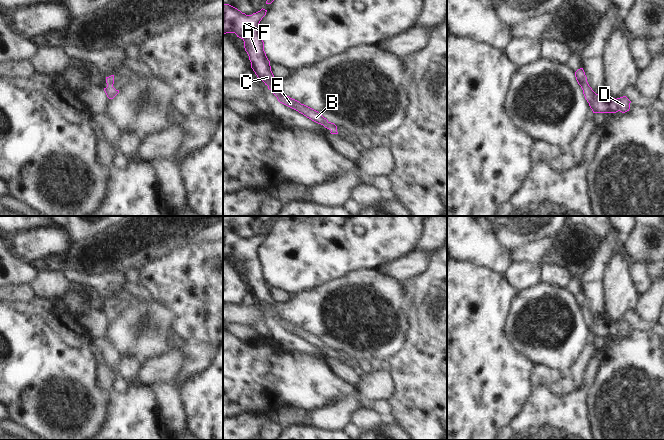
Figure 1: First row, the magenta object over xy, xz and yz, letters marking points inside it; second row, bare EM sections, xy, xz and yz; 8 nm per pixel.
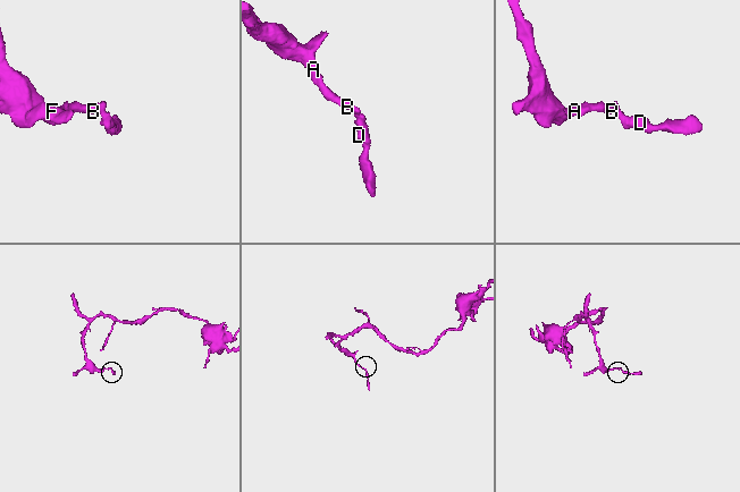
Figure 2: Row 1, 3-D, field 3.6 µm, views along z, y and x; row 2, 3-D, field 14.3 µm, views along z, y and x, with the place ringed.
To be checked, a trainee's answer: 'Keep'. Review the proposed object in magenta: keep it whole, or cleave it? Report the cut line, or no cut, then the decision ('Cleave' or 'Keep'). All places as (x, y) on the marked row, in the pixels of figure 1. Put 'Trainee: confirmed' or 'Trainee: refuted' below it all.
No split. Keep.
Trainee: confirmed

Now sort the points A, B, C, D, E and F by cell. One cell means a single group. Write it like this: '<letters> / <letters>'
A B C D E F

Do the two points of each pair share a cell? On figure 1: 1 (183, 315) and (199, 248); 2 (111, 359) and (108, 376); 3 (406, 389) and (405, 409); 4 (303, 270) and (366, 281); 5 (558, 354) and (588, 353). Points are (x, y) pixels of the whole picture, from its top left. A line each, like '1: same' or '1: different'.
1: same
2: different
3: same
4: different
5: different

